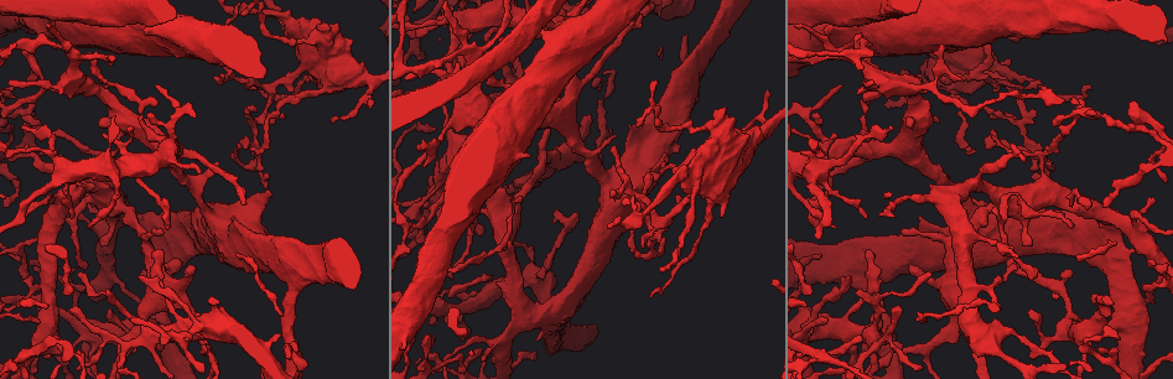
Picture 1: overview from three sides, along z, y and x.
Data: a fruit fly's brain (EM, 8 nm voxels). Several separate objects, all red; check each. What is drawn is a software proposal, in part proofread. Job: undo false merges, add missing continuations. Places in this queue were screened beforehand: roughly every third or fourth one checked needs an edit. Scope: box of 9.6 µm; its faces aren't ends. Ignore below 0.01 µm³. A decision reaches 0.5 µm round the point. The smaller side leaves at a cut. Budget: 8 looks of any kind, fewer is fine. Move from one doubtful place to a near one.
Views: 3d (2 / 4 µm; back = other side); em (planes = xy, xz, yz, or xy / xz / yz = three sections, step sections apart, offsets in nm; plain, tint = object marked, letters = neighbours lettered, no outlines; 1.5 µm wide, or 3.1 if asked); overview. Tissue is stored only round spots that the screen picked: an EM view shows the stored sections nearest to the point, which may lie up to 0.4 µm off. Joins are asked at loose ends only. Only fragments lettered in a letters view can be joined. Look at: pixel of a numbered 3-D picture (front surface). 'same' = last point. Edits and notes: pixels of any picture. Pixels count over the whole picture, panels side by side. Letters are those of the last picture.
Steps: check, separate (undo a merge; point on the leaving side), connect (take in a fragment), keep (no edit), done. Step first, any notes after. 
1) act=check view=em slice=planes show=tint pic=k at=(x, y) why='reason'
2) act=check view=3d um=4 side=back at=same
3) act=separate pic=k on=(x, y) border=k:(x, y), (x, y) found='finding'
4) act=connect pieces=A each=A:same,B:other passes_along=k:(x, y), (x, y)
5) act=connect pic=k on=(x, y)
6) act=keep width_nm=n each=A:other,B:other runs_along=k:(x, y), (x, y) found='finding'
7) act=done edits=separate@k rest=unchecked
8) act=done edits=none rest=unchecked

act=check view=3d um=4 side=back pic=1 at=(257, 91) why='thin end'

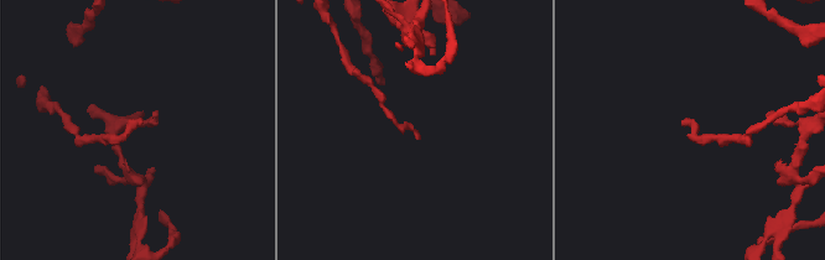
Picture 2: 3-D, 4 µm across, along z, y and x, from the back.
act=check view=em slice=yz step=8 show=tint pic=2 at=(682, 124) why='need the tissue'

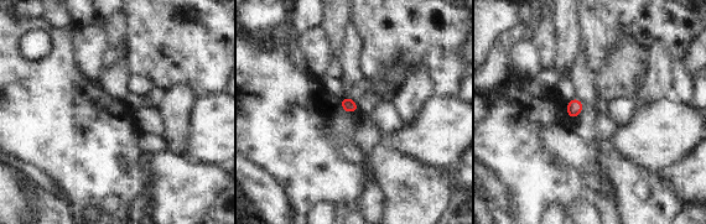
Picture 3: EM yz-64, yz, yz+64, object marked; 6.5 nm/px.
act=check view=em slice=xy step=8 show=letters at=same why='cut it another way'

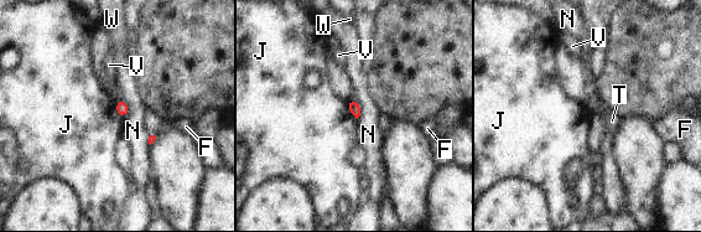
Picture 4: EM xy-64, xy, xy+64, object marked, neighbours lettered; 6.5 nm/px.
act=keep width_nm=70 each=F:other,J:other,N:other,T:other,V:other,W:other border=4:(115, 101), (115, 111), (123, 118) found='none of them fits'

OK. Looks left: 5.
act=check view=em slice=xy step=8 show=letters pic=1 at=(839, 85) why='an open end'

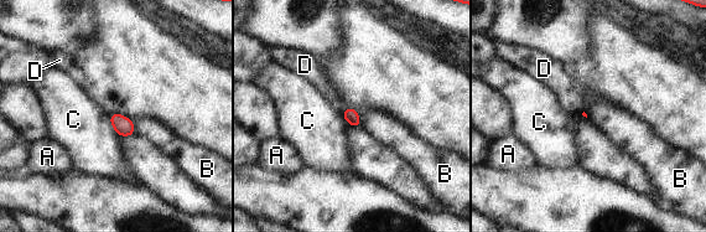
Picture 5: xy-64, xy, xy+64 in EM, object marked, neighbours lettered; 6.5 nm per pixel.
act=check view=em slice=planes show=letters at=same

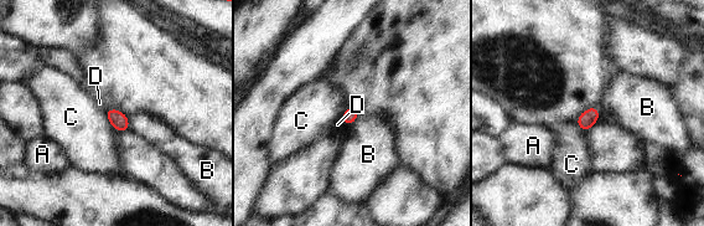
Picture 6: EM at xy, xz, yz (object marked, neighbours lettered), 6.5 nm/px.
act=keep width_nm=90 each=A:other,B:other,C:other,D:other border=6:(127, 117), (129, 129) found='no lettered fragment goes on from it'

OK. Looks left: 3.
act=check view=3d um=2 pic=1 at=(87, 52)

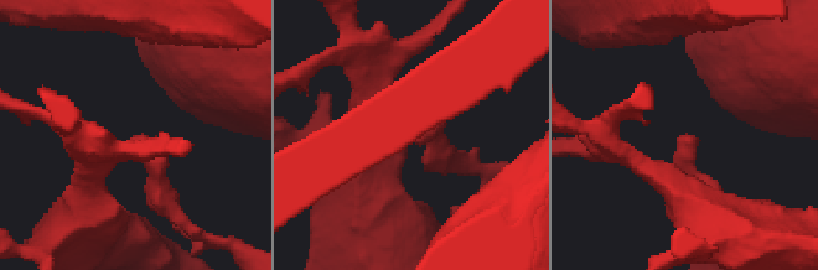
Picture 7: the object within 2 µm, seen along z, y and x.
act=check view=em slice=xz step=8 show=tint pic=7 at=(691, 144)

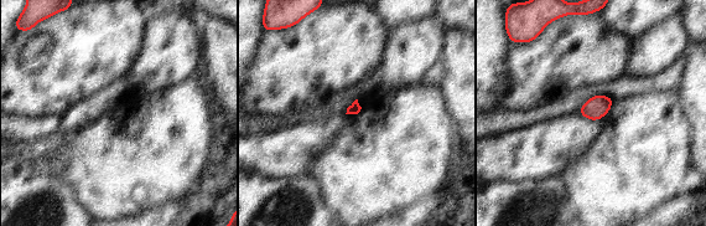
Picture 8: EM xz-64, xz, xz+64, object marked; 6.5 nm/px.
act=check view=em slice=planes show=letters at=same

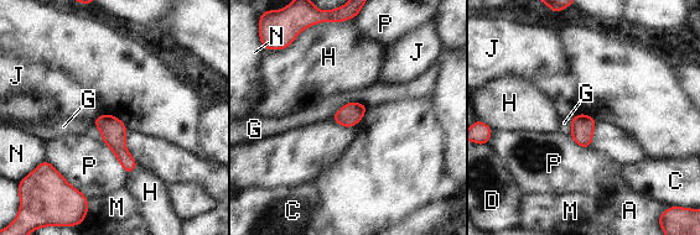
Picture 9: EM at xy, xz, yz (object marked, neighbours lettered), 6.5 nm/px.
act=keep width_nm=150 each=A:other,C:other,D:other,G:other,H:other,J:other,M:other,N:other,P:other border=9:(368, 106), (346, 103), (331, 119) found='none of them fits'

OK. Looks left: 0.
act=done edits=none rest=unchecked

